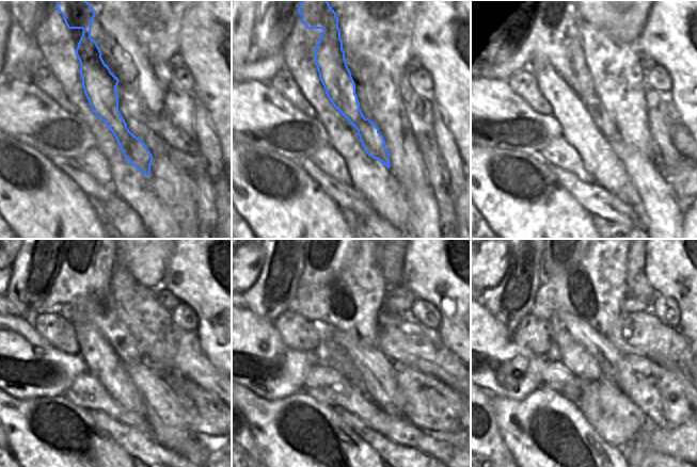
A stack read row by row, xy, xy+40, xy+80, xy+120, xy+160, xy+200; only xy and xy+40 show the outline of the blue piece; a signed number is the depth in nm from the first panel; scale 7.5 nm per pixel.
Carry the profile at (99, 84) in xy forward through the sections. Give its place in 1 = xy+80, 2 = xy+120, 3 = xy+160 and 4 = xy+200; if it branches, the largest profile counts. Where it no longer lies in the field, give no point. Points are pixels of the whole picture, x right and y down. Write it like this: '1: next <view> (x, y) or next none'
1: next xy+80 (555, 33)
2: next xy+120 (89, 260)
3: next xy+160 (321, 261)
4: next xy+200 (554, 260)

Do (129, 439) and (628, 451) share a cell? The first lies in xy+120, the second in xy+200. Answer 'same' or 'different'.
same

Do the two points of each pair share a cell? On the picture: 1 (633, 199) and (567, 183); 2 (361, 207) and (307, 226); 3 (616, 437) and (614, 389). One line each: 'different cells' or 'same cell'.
1: different cells
2: different cells
3: same cell

